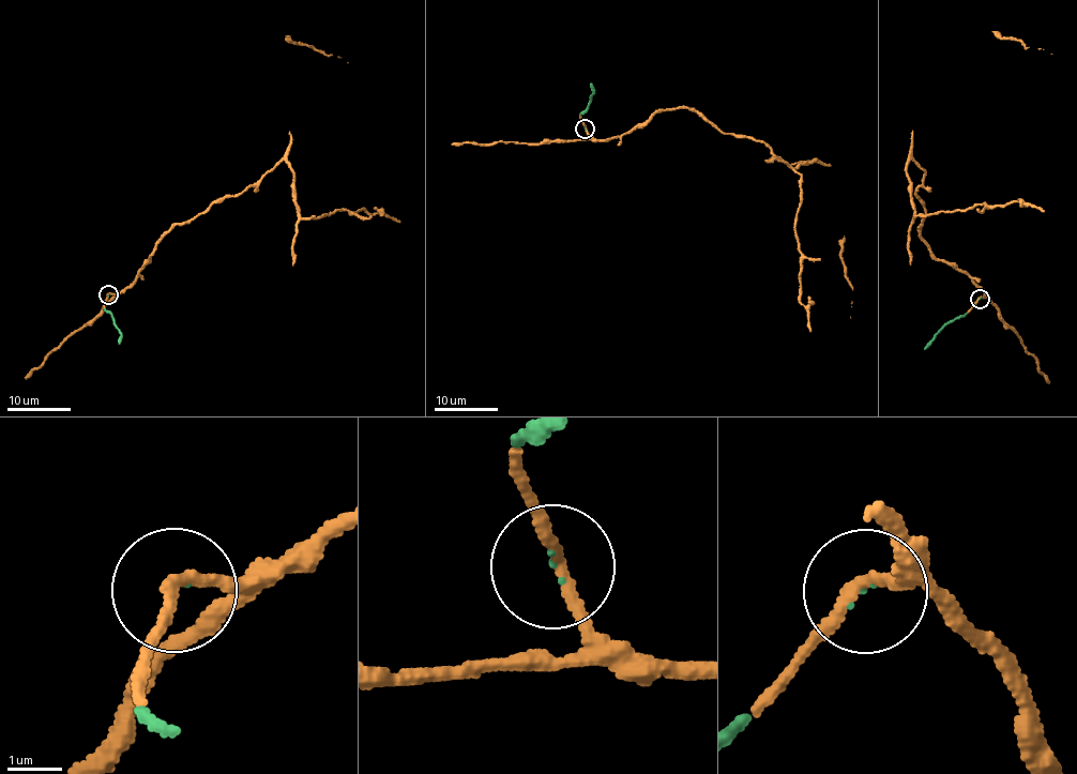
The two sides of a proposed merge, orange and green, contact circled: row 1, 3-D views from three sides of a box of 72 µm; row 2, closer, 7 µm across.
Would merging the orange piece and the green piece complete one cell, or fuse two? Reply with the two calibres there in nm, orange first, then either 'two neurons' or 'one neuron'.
200 nm thick on the orange side, 40 nm on the other; one neuron

